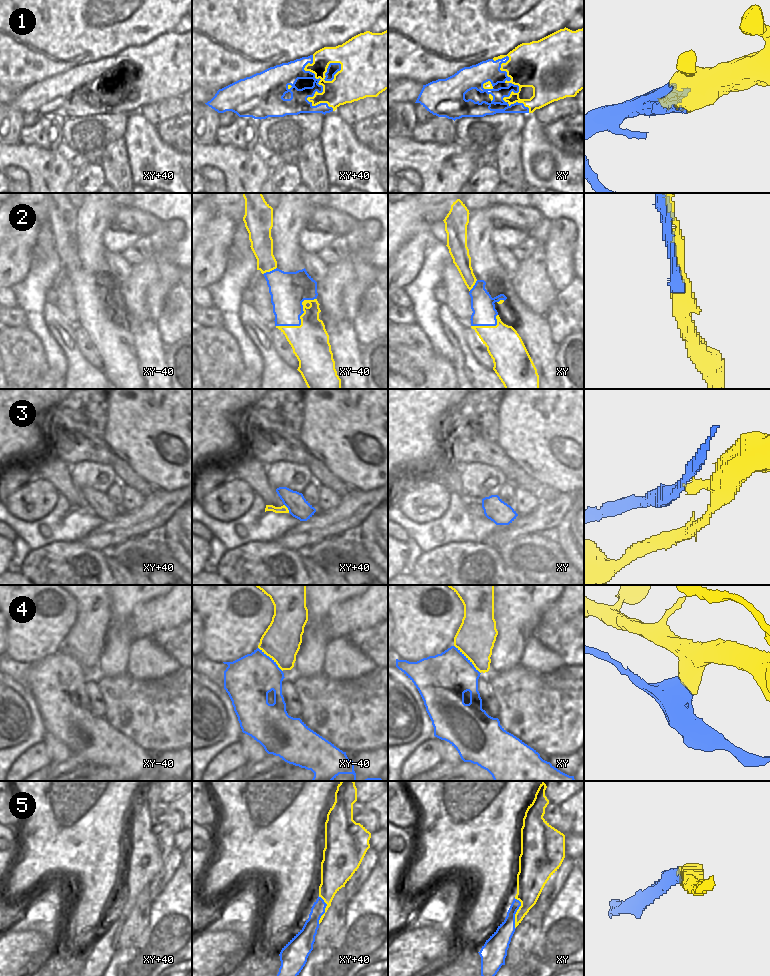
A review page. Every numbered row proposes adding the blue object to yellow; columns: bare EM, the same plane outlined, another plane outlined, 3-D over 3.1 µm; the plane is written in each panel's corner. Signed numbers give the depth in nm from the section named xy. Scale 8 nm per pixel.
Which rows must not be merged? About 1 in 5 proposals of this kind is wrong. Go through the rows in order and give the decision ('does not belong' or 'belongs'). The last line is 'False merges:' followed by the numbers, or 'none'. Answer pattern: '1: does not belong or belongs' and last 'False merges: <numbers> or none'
1: belongs
2: belongs
3: does not belong
4: does not belong
5: belongs
False merges: 3, 4

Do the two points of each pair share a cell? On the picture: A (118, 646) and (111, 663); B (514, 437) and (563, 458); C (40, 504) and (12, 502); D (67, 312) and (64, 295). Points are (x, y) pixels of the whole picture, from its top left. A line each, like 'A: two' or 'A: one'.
A: one
B: one
C: one
D: one

